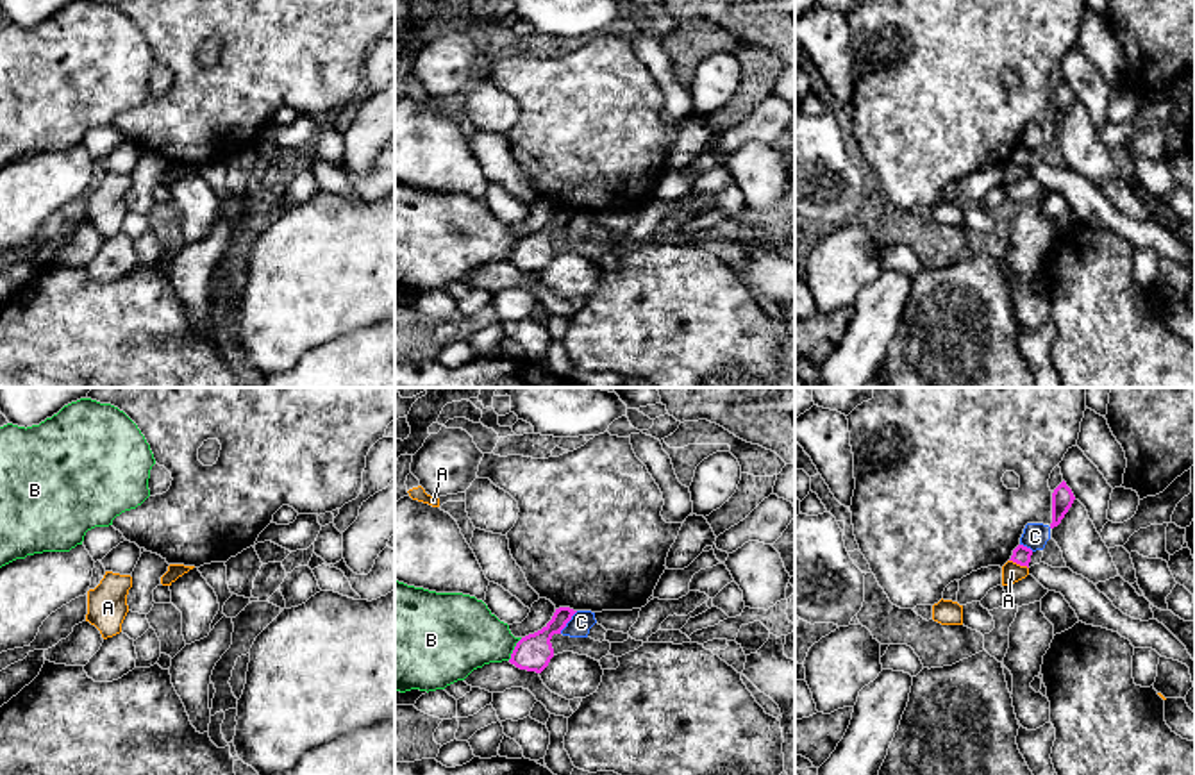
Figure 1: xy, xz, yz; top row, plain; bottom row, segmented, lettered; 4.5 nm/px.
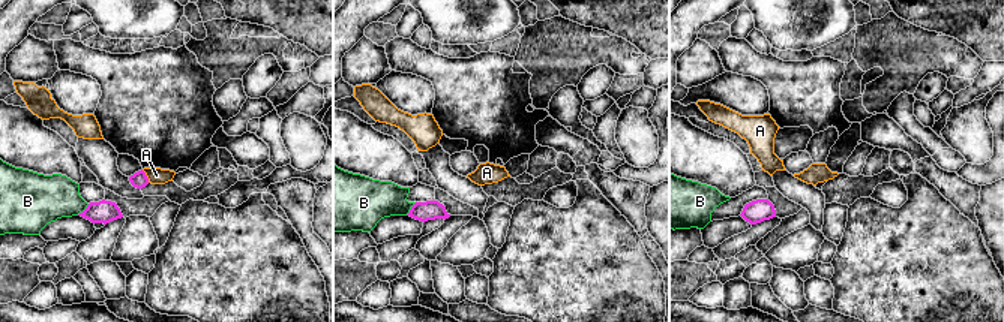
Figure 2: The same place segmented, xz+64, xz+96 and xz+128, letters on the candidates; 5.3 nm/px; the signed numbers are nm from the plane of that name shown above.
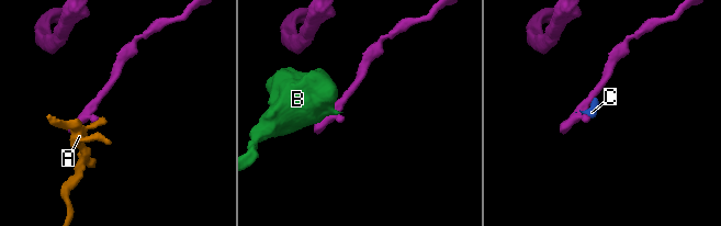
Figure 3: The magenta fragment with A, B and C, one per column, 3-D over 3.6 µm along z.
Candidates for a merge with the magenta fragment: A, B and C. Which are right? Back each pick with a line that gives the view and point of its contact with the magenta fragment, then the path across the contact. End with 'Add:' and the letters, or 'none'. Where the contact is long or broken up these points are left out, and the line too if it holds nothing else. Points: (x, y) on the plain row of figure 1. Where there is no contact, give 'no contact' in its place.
Add: none

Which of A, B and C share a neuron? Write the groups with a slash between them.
A / B C

